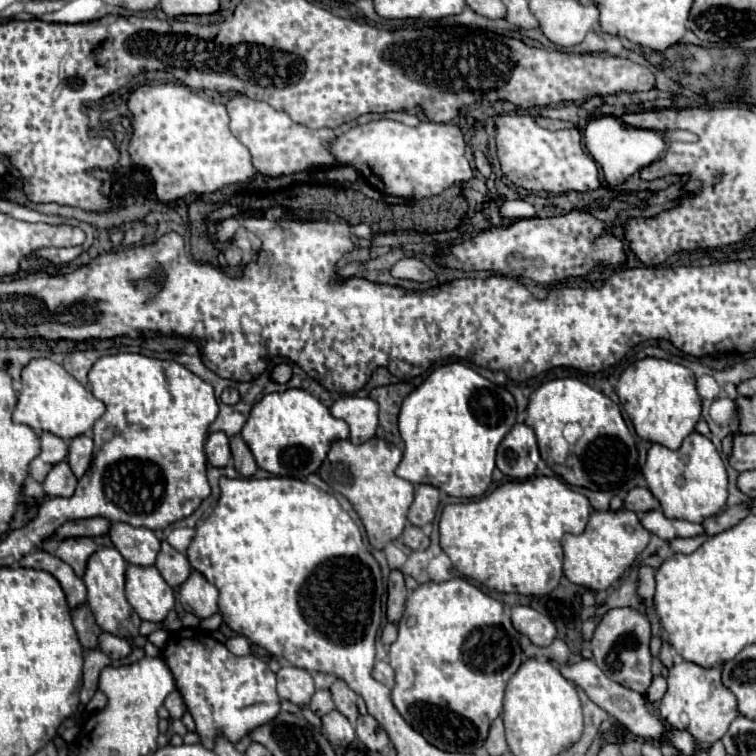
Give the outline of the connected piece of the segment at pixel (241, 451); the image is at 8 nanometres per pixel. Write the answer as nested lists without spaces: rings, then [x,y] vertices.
[[[234,435],[230,437],[230,451],[232,451],[232,459],[234,459],[234,467],[240,475],[244,477],[250,477],[256,473],[258,465],[248,449],[248,445],[244,443],[244,439],[240,435]]]

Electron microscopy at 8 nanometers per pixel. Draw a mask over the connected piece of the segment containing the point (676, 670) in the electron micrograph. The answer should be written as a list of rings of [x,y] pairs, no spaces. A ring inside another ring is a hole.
[[[688,661],[670,667],[668,673],[668,691],[660,701],[660,715],[670,727],[688,731],[696,741],[696,751],[708,751],[712,743],[716,743],[728,731],[732,719],[738,715],[736,697],[722,685],[720,673],[720,667],[704,669]]]

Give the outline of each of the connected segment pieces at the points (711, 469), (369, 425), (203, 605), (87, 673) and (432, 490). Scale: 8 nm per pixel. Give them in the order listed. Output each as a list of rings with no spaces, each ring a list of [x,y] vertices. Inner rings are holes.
[[[698,431],[688,435],[676,451],[654,443],[648,451],[642,473],[646,477],[648,489],[660,501],[664,515],[670,519],[702,523],[706,517],[716,515],[728,497],[728,477],[722,457],[712,441]]]
[[[340,397],[332,403],[330,413],[348,423],[352,443],[364,443],[376,435],[378,403],[370,397]]]
[[[192,571],[180,585],[178,599],[188,613],[194,613],[200,619],[212,617],[218,611],[218,589],[198,571]]]
[[[88,649],[84,653],[84,675],[82,675],[82,691],[80,691],[80,701],[86,705],[94,691],[98,689],[98,675],[100,671],[110,665],[110,659],[100,651],[100,649]]]
[[[418,485],[414,501],[408,509],[408,521],[416,527],[432,523],[438,509],[438,489],[432,485]]]

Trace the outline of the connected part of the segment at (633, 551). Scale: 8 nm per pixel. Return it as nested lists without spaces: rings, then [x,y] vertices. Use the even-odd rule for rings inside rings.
[[[628,509],[618,511],[592,511],[586,529],[580,535],[566,533],[562,537],[564,547],[564,575],[590,591],[604,591],[614,581],[622,577],[622,573],[636,561],[636,557],[646,549],[650,541],[650,533],[642,527],[636,513]],[[626,525],[632,525],[634,531],[628,533]]]

